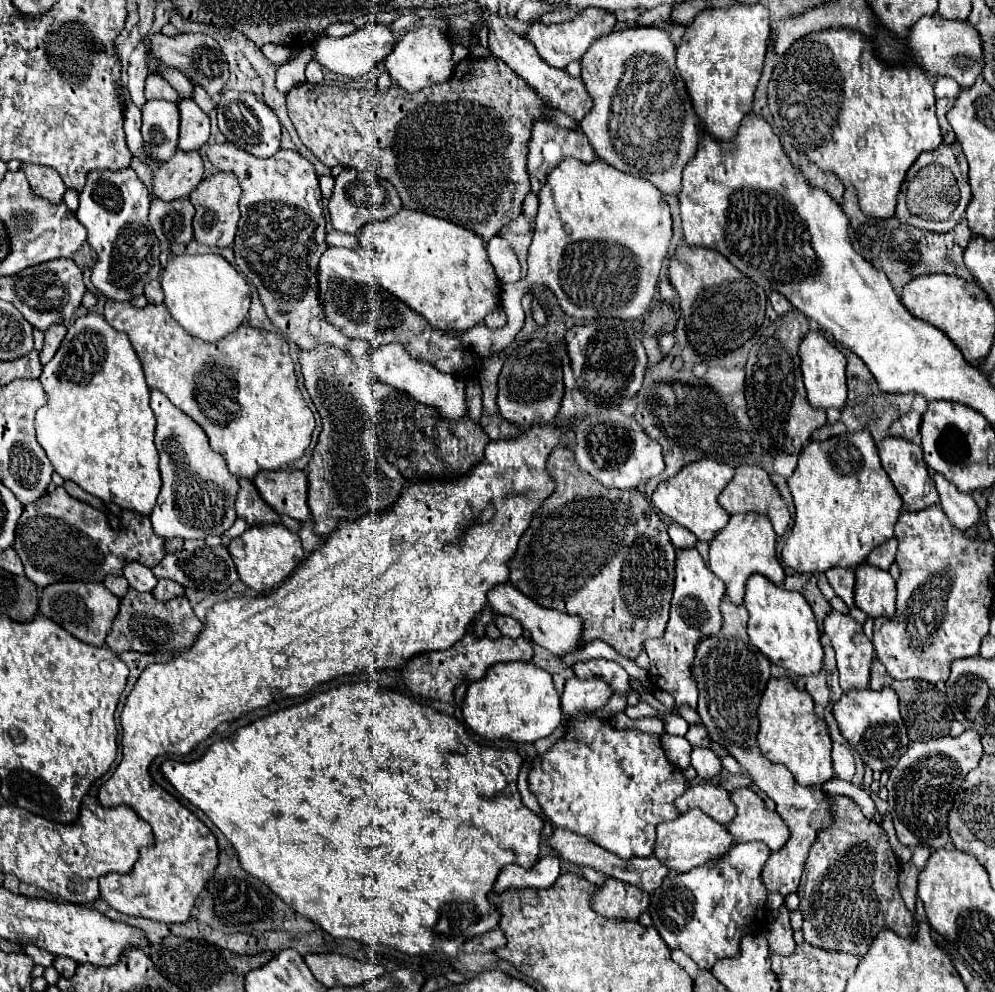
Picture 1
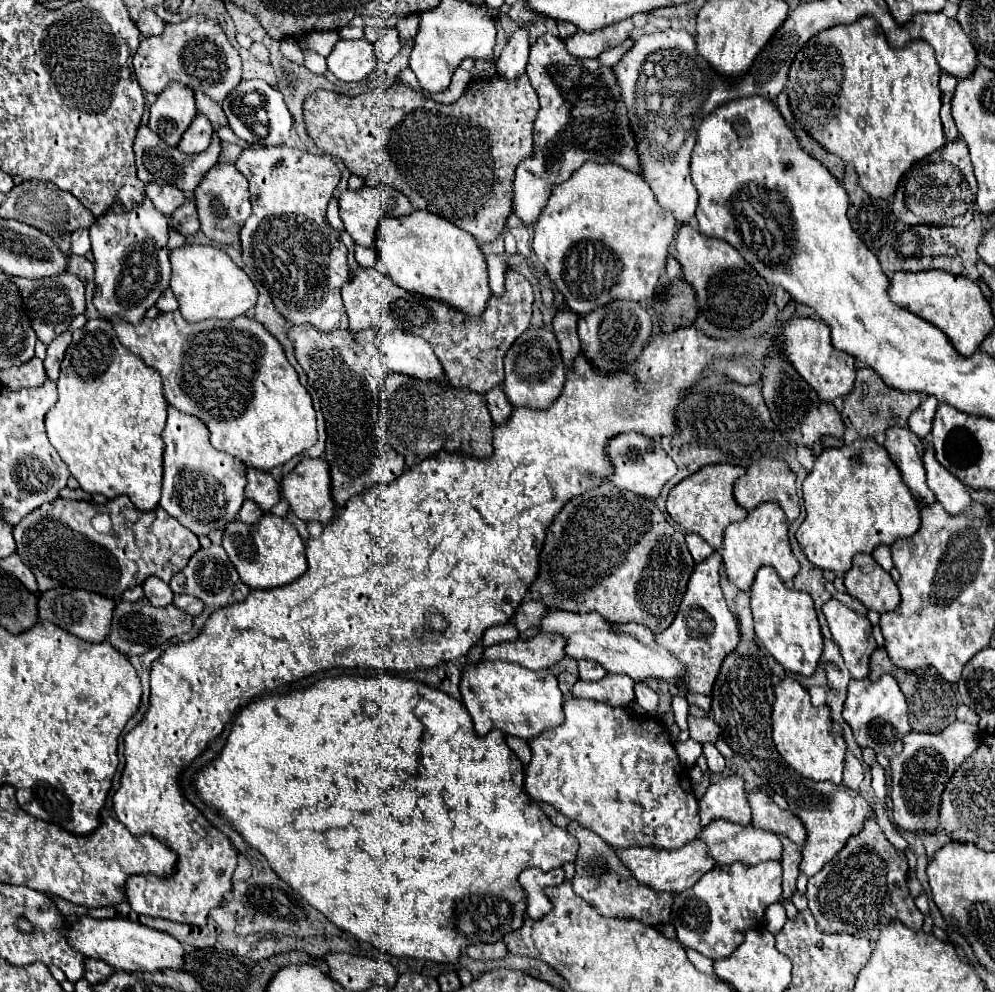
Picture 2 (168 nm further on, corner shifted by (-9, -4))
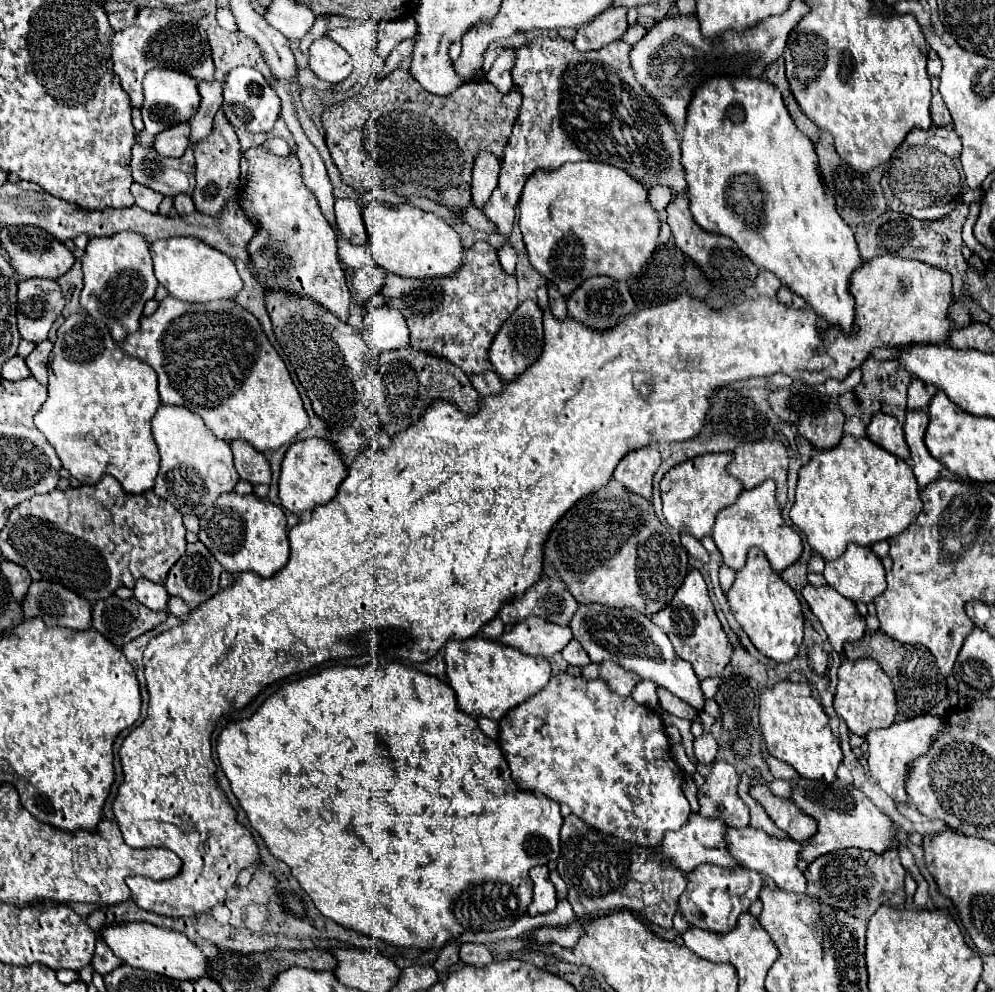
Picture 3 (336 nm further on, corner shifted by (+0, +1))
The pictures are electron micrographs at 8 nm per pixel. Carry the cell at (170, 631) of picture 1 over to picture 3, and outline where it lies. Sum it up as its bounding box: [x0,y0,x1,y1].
[93,596,167,646]

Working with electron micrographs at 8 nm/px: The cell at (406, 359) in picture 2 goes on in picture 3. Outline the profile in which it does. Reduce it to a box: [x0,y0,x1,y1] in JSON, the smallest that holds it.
[363,306,411,352]

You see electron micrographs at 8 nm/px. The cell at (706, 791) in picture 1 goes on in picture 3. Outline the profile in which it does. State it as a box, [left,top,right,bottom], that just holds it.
[699,762,749,826]

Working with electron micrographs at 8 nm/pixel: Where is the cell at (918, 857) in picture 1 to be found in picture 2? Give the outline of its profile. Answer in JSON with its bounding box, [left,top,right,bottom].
[918,831,952,857]

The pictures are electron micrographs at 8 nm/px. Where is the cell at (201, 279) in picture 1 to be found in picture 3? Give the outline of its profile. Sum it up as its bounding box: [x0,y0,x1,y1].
[151,236,243,304]

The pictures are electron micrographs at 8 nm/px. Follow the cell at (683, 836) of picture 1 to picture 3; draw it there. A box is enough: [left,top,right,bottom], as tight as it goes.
[725,826,807,892]

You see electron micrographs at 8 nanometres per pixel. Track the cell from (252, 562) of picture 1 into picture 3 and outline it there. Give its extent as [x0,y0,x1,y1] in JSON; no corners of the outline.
[199,492,289,578]

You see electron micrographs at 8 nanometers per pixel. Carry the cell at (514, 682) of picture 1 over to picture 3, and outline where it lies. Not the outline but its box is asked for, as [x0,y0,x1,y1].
[445,636,551,722]

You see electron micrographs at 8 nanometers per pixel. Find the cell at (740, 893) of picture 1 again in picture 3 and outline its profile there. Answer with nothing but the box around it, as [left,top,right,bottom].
[679,864,765,934]

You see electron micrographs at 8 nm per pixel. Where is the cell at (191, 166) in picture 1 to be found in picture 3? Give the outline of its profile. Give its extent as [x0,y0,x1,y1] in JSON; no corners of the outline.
[131,182,163,212]

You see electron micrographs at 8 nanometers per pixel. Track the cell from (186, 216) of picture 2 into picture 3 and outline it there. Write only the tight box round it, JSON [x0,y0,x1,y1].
[173,194,195,216]

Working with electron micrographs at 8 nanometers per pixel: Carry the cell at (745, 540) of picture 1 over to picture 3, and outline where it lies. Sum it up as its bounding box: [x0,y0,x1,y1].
[713,480,803,574]

